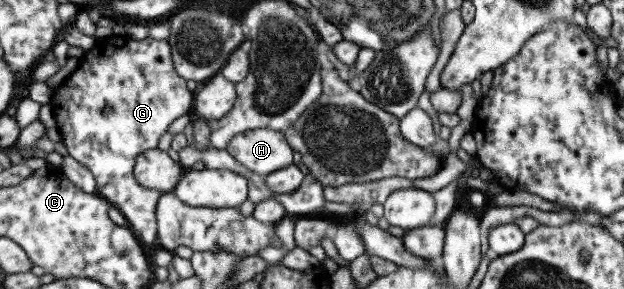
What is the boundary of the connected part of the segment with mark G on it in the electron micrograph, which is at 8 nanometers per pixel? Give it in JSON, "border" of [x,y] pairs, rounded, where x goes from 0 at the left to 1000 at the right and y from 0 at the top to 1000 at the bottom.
{"border":[[[181,121],[152,138],[147,163],[135,176],[122,239],[83,311],[80,394],[107,533],[141,581],[152,619],[151,668],[173,692],[199,747],[207,792],[228,851],[240,851],[245,834],[250,837],[248,716],[260,668],[231,651],[218,630],[212,606],[216,543],[236,516],[250,512],[256,467],[276,419],[308,377],[309,325],[298,304],[296,273],[279,246],[268,142],[239,125],[228,142]]]}

